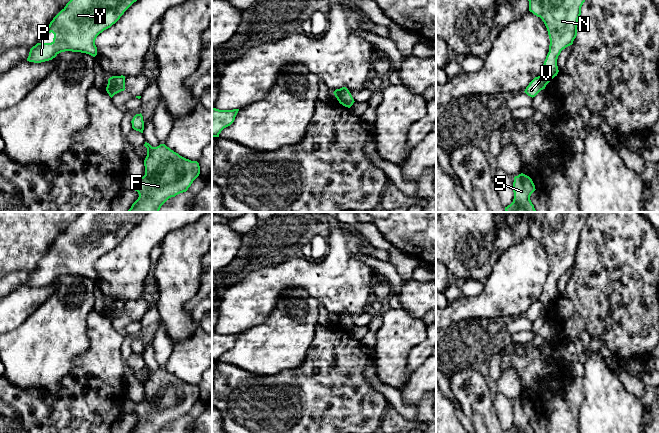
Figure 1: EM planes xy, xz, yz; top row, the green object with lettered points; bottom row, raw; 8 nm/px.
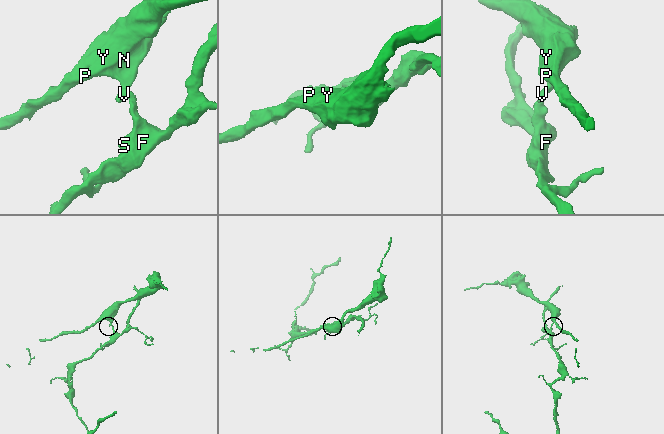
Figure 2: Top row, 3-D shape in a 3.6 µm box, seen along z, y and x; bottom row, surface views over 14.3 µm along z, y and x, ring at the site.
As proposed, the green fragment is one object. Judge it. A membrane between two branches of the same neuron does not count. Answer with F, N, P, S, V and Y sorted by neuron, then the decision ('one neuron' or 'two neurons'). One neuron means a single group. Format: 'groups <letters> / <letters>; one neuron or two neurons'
groups F S V / N P Y; two neurons

